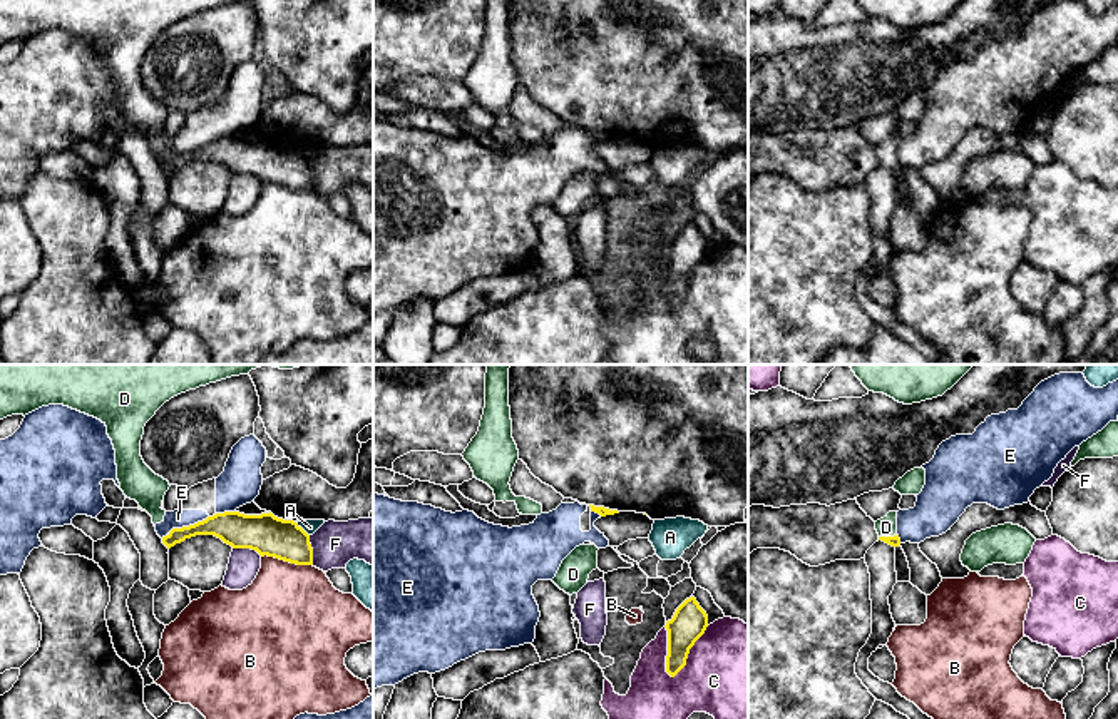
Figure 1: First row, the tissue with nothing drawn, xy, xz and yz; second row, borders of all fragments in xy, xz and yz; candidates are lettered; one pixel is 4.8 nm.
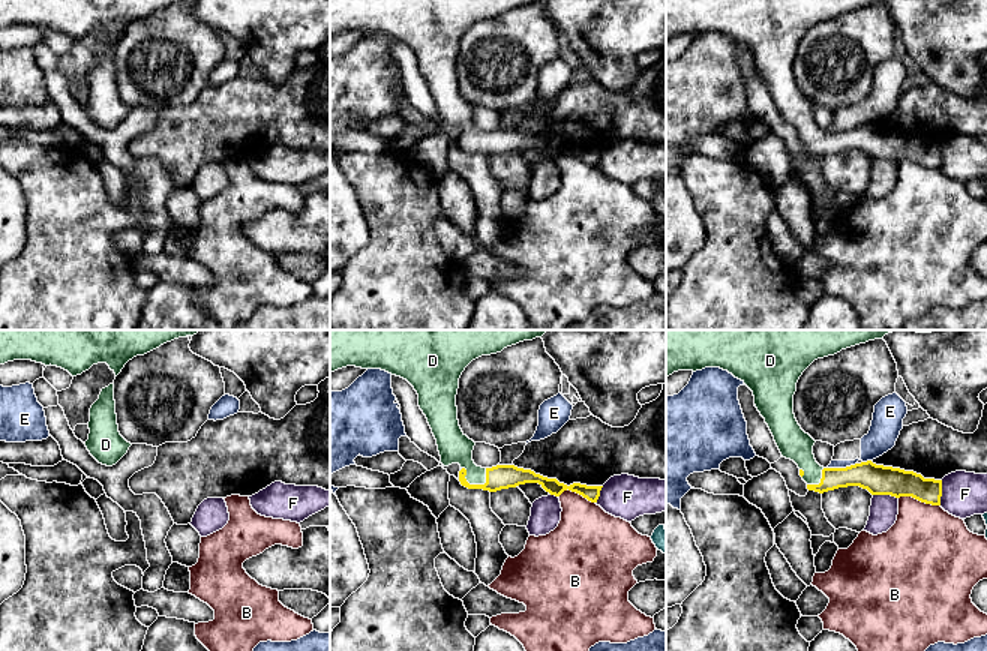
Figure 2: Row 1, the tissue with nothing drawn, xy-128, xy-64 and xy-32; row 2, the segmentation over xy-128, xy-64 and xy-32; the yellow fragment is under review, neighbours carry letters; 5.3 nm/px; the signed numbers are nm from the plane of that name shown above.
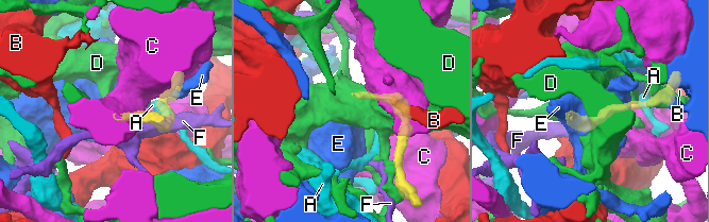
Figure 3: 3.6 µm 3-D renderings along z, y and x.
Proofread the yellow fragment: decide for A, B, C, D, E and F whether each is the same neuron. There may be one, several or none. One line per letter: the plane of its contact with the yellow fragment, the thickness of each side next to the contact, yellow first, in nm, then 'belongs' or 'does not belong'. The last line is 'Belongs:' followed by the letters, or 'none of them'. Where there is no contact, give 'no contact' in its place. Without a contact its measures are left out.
A: contact in xy; calibres 190 and 70 nm; does not belong
B: contact in xy; calibres 190 and 460 nm; does not belong
C: contact in xz; calibres 170 and 460 nm; does not belong
D: contact in yz; calibres 50 and 100 nm; belongs
E: contact in xy; calibres 160 and 90 nm; does not belong
F: contact in xy; calibres 190 and 220 nm; does not belong
Belongs: D

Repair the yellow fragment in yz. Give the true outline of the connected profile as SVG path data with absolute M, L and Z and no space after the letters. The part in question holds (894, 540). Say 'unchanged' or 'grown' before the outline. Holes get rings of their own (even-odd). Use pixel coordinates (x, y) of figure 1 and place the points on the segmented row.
grown; M889 512L884 518L875 522L875 530L879 533L879 540L899 547L900 538L897 535L897 512Z

